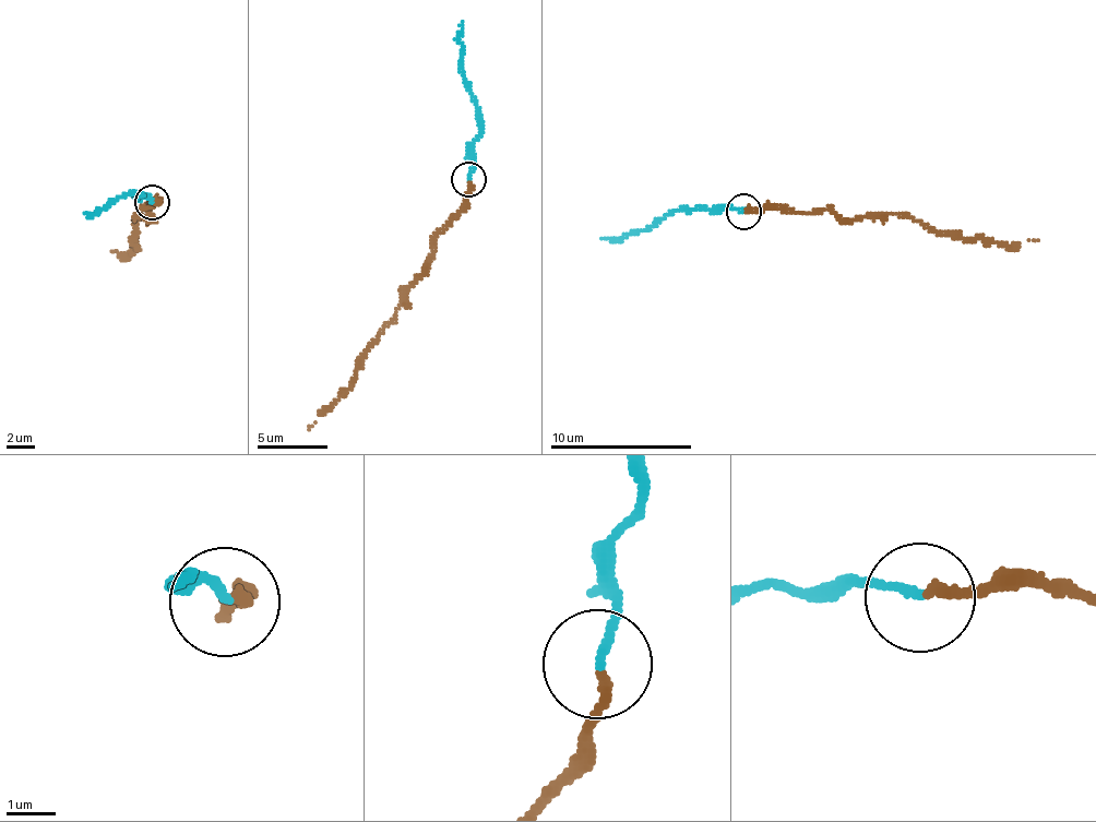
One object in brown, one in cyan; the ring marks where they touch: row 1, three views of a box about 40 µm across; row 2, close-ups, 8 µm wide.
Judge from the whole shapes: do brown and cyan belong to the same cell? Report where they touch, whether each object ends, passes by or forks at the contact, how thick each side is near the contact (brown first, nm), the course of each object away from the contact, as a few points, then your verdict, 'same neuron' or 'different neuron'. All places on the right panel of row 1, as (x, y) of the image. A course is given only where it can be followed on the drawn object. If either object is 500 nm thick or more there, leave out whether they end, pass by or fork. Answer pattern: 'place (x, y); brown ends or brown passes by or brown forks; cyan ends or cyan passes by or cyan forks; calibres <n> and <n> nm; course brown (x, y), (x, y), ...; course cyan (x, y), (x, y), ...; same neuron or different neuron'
place (743, 211); brown ends; cyan ends; calibres 190 and 160 nm; course brown (746, 212), (766, 207), (831, 209), (845, 219), (906, 213), (937, 231), (1008, 246), (1038, 240); course cyan (742, 212), (674, 211), (644, 230), (602, 238); same neuron

